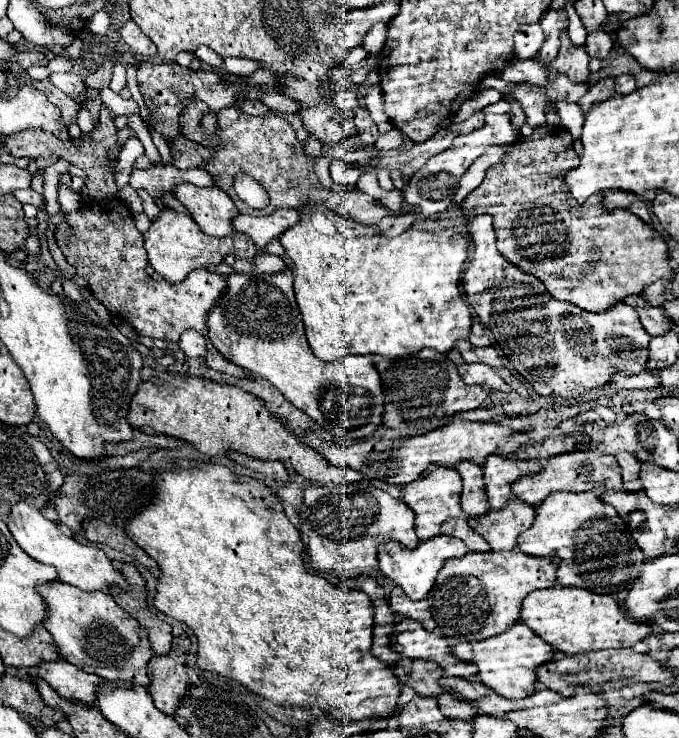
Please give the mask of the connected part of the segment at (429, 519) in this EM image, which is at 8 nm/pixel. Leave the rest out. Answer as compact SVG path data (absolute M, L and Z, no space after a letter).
M432 464L420 478L416 478L414 482L410 482L402 488L402 500L416 514L414 530L416 530L416 536L420 540L428 540L428 538L438 536L442 522L446 522L448 518L458 518L460 516L460 512L462 512L460 490L462 490L460 474L454 468L446 468L446 466L438 466L438 464Z

